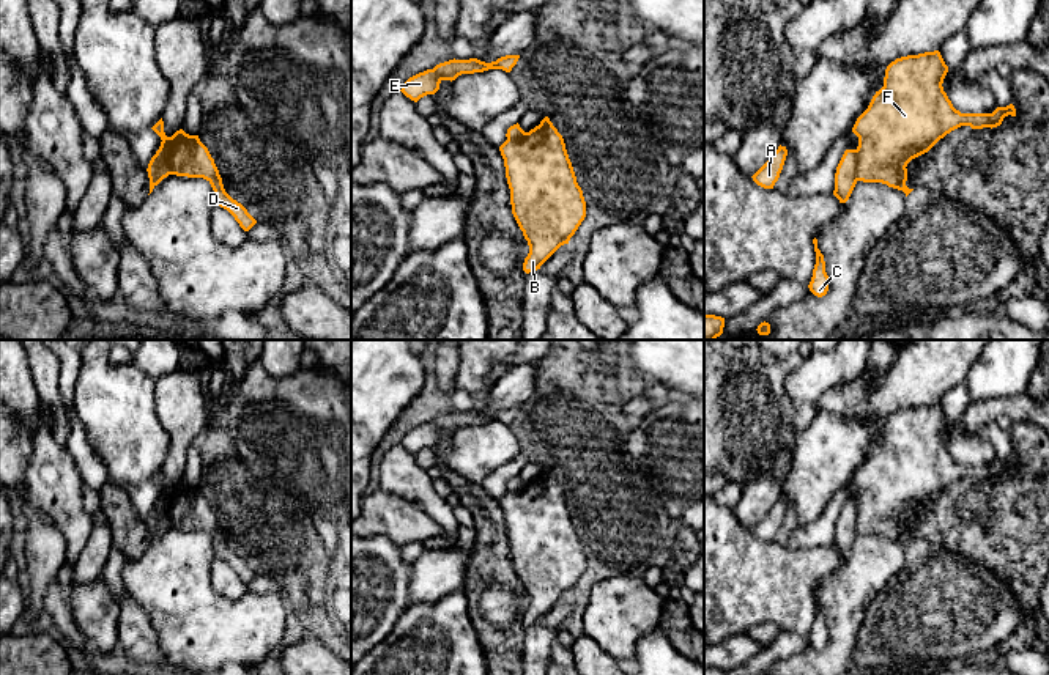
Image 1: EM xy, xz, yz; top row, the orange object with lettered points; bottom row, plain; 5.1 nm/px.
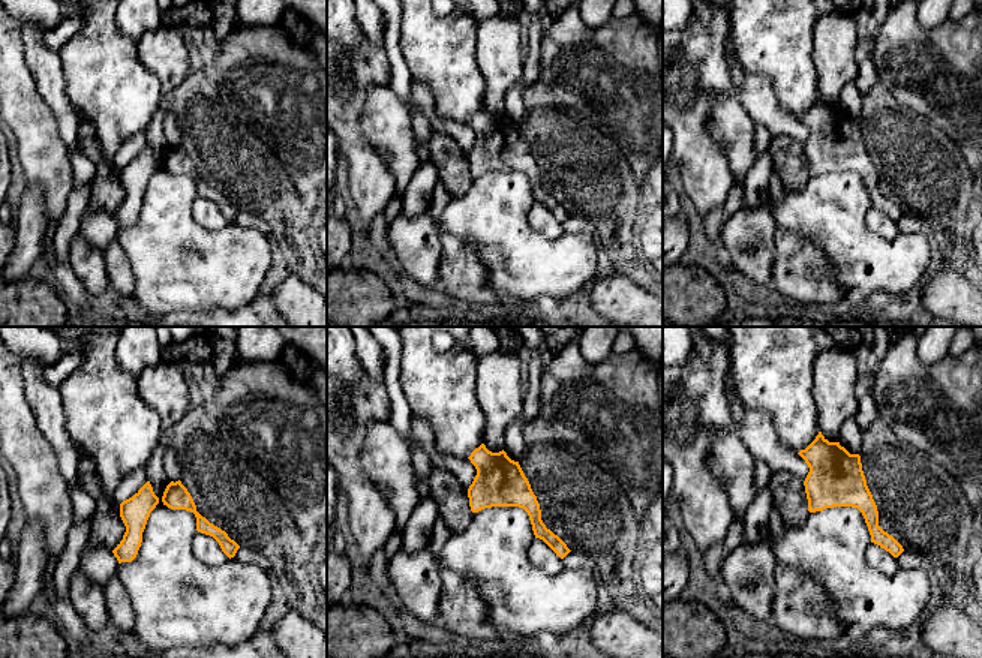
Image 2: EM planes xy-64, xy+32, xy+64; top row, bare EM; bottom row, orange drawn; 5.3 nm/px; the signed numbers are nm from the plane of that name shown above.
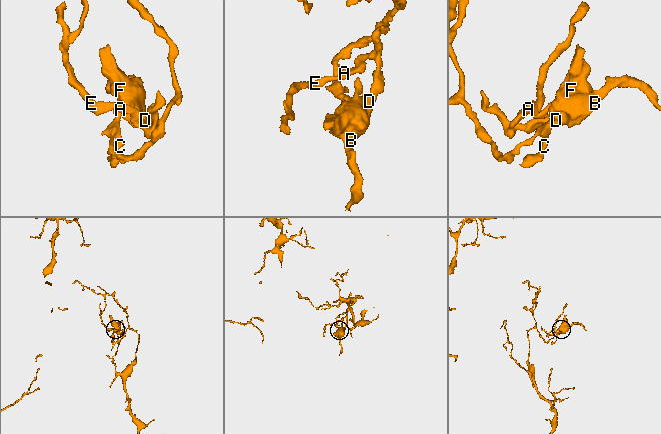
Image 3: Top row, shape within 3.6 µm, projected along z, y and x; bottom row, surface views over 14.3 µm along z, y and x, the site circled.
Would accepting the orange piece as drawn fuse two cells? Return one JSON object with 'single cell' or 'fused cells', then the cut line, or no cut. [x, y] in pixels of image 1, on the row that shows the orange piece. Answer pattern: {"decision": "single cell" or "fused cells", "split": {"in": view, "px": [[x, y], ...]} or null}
{"decision": "fused cells", "split": {"in": "xy", "px": [[169, 172], [161, 162], [159, 170], [153, 177], [148, 175]]}}

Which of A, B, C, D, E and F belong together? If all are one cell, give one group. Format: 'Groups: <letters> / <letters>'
Groups: A B D E F / C

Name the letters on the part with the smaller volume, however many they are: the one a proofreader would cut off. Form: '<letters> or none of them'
A, B, D, E, F

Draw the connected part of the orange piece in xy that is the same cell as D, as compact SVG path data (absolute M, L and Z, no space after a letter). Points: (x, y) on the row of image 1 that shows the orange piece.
M162 118L151 129L162 140L146 168L151 178L158 176L161 162L169 175L203 178L214 190L214 205L227 209L244 231L249 231L257 223L247 209L225 192L214 159L198 135L189 135L180 129L172 137L167 137Z

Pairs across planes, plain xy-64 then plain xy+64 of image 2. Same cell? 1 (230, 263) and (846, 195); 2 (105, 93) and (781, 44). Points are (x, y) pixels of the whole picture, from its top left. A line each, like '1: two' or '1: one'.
1: one
2: one

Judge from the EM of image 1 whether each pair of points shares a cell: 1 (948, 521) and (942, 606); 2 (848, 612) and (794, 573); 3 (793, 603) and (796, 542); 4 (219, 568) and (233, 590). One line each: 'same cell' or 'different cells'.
1: different cells
2: different cells
3: different cells
4: same cell

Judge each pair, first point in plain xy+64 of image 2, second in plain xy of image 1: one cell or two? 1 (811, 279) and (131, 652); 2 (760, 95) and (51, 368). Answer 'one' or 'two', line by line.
1: one
2: two

